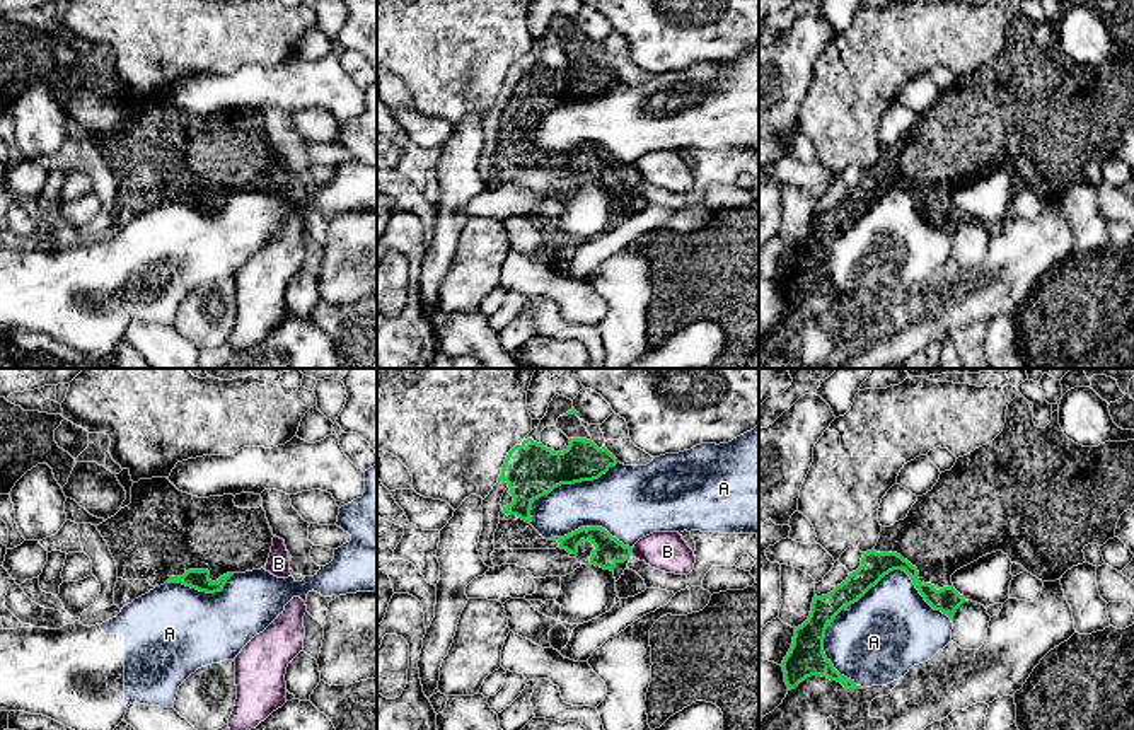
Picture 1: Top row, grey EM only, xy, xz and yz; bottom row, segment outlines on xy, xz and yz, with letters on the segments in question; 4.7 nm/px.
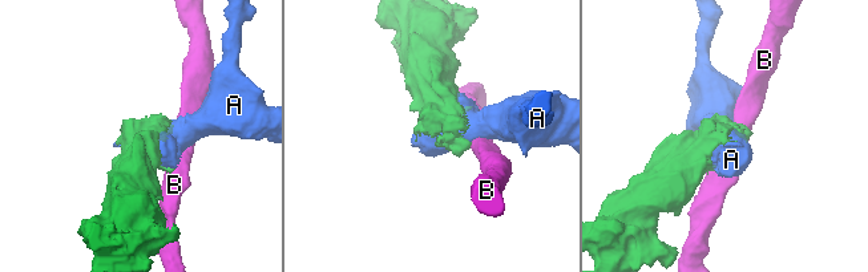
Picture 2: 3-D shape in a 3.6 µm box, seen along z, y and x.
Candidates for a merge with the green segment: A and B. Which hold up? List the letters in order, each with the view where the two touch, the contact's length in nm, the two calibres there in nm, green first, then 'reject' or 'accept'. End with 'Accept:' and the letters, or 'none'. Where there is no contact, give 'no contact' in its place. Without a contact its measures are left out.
A: yz | 650 nm | 130/400 nm | reject
B: xz | 40 nm | 130/190 nm | reject
Accept: none

